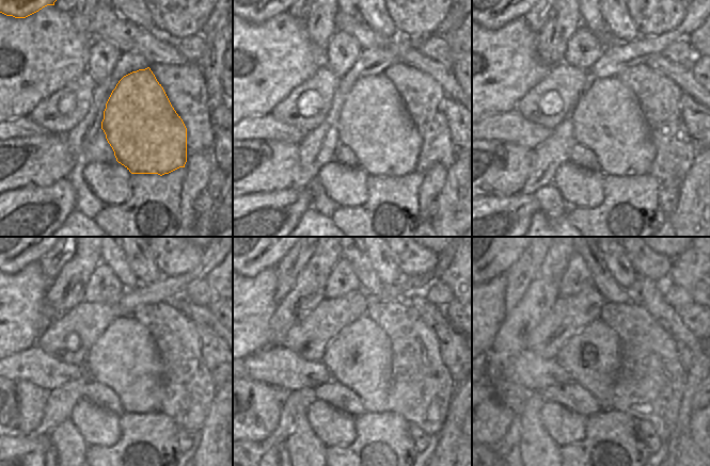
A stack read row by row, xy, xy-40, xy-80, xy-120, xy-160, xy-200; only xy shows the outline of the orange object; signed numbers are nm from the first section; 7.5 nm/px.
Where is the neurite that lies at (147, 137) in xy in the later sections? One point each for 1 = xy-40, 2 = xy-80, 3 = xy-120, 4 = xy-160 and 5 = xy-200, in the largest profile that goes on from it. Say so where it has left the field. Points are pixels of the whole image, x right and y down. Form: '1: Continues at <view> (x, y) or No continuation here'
1: Continues at xy-40 (374, 123)
2: Continues at xy-80 (608, 119)
3: Continues at xy-120 (125, 358)
4: Continues at xy-160 (360, 356)
5: Continues at xy-200 (592, 356)

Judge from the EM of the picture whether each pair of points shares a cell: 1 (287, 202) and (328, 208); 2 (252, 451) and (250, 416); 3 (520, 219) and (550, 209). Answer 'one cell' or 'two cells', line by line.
1: two cells
2: two cells
3: two cells

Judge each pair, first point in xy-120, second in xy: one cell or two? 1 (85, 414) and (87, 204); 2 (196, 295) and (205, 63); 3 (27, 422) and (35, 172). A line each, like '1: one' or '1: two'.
1: two
2: two
3: one

